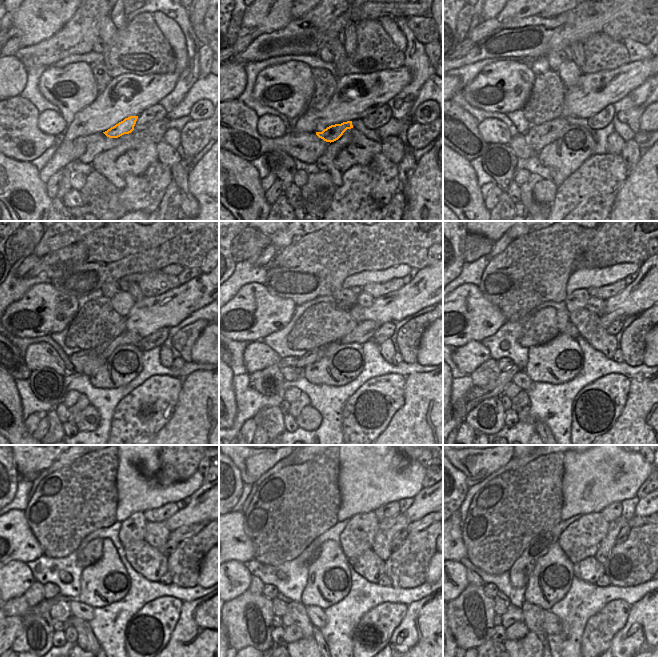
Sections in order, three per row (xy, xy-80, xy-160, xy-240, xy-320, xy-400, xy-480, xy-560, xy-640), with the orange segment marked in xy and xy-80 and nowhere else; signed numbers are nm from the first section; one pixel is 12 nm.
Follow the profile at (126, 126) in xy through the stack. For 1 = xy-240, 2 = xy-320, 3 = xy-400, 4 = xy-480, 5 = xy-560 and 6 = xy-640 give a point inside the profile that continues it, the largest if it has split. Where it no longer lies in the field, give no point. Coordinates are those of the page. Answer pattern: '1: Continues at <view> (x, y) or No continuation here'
1: Continues at xy-240 (86, 361)
2: Continues at xy-320 (313, 355)
3: Continues at xy-400 (505, 364)
4: Continues at xy-480 (51, 590)
5: Continues at xy-560 (270, 592)
6: Continues at xy-640 (490, 590)

